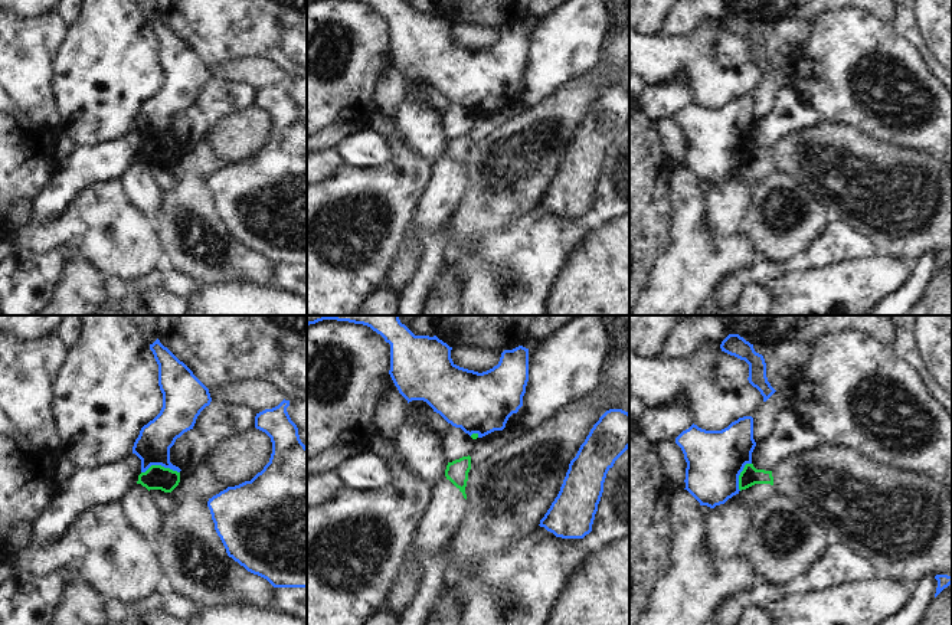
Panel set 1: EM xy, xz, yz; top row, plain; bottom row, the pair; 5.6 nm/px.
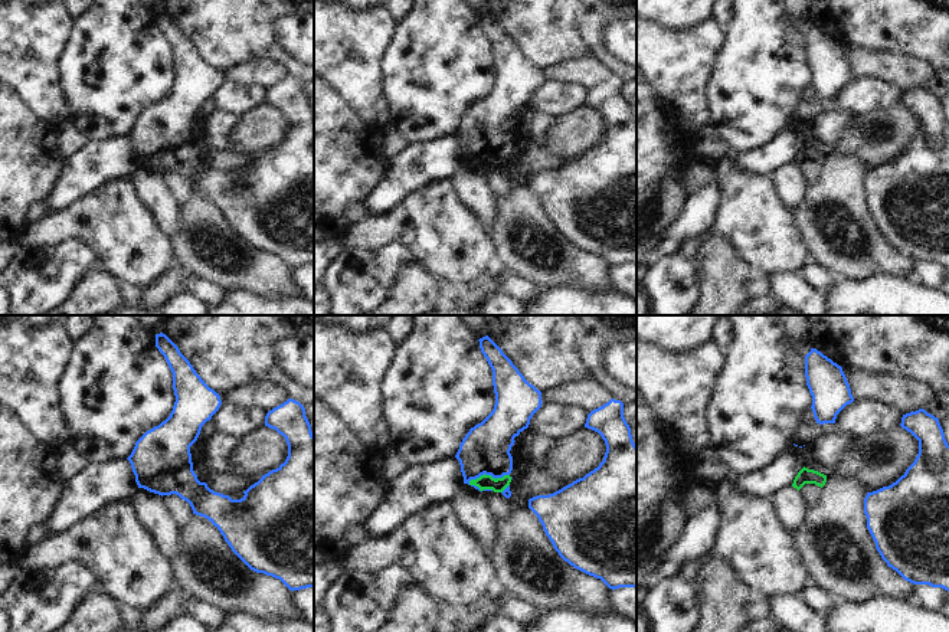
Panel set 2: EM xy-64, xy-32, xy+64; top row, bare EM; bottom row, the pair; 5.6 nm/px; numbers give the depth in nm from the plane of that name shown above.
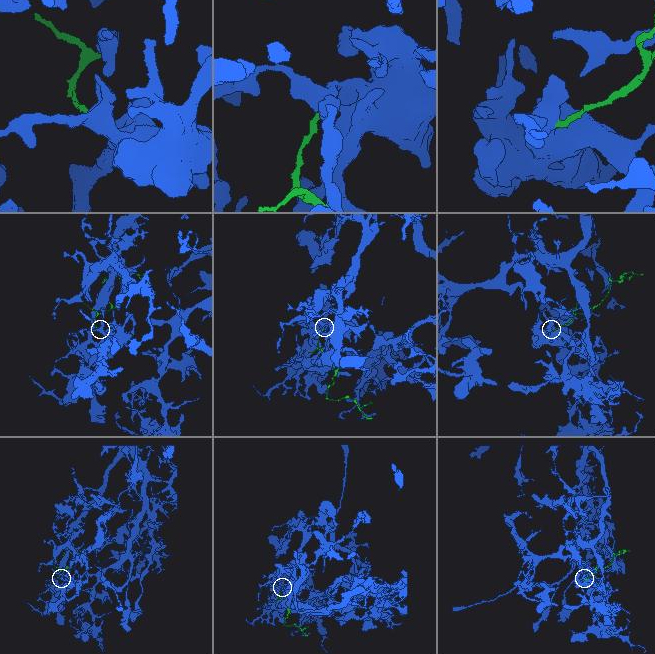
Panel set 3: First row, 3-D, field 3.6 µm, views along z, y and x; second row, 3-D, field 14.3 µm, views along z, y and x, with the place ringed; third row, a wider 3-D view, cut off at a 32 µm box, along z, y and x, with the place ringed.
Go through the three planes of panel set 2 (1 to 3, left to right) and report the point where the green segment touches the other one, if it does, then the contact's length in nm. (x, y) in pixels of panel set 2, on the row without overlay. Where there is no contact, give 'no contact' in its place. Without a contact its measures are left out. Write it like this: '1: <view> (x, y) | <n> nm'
1: no contact
2: xy-32 (487, 151) | 240 nm
3: no contact

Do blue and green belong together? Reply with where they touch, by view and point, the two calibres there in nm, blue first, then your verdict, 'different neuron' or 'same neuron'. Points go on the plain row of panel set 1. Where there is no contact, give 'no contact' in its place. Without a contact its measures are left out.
xy (160, 141) | 200/140 nm | different neuron

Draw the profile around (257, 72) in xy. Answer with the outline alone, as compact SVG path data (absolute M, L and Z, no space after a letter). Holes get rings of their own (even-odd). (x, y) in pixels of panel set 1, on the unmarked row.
M246 58L228 60L209 68L212 78L230 84L245 84L255 91L278 84L284 73L278 65L266 58Z

